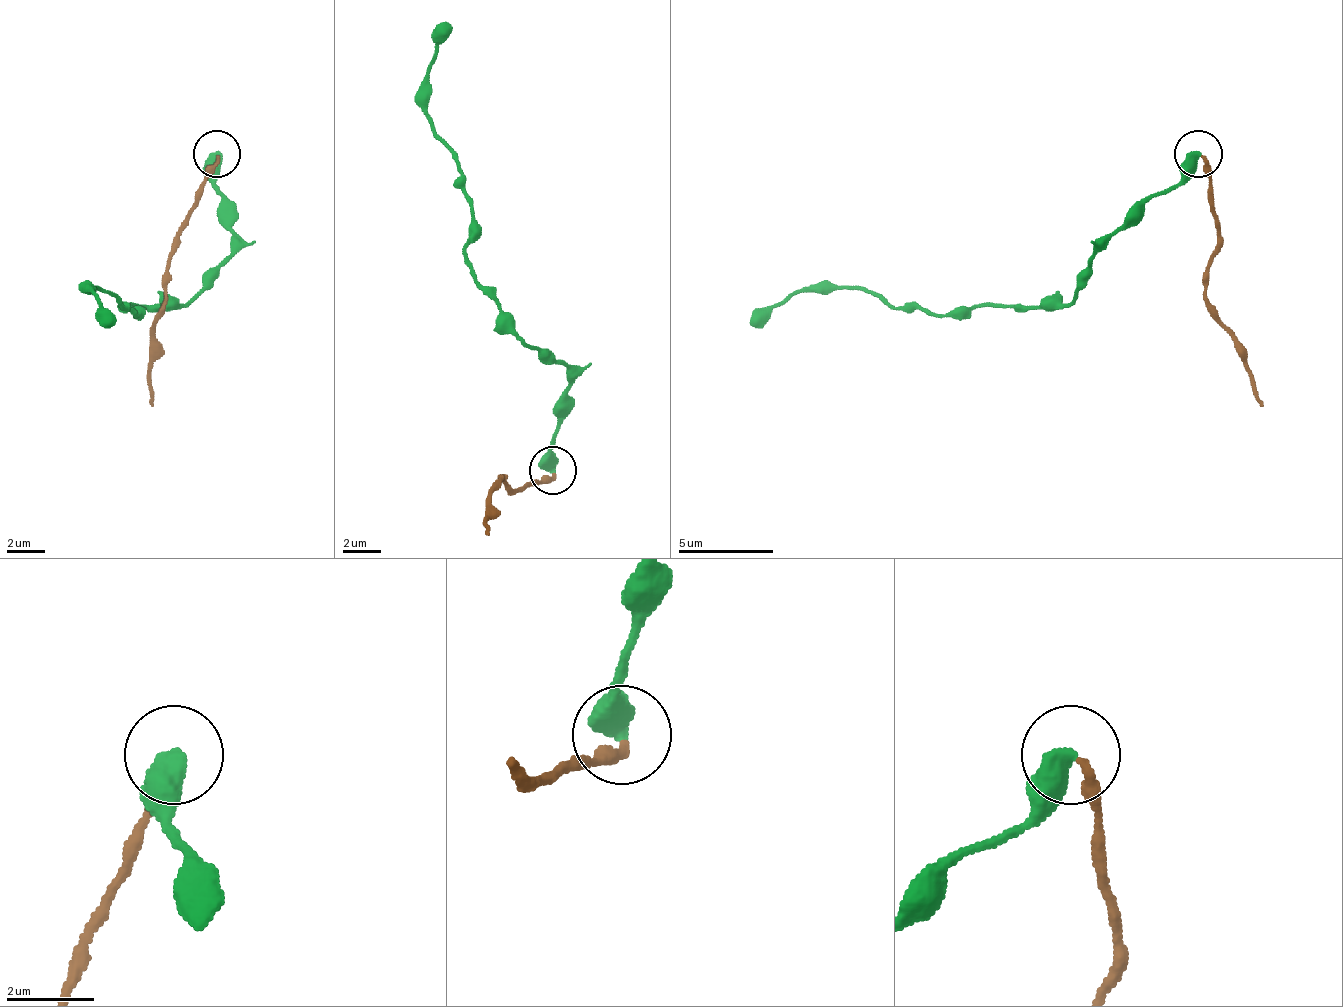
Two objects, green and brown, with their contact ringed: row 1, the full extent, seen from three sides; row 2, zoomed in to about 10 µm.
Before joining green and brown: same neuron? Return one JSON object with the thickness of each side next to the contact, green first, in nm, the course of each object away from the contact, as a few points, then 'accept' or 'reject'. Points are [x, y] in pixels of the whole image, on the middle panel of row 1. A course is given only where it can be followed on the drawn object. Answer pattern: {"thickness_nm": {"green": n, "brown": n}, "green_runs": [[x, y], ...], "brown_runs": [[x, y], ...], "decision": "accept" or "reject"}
{"thickness_nm": {"green": 550, "brown": 280}, "green_runs": [[551, 471], [566, 367], [528, 343], [466, 257], [470, 200], [461, 162], [427, 114], [427, 71], [447, 24]], "brown_runs": [[551, 471], [518, 490], [499, 476], [485, 514], [489, 533]], "decision": "accept"}

